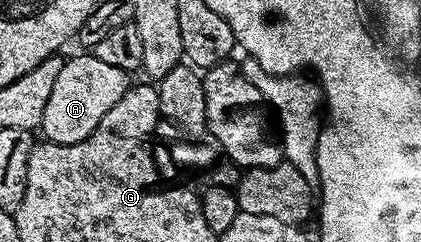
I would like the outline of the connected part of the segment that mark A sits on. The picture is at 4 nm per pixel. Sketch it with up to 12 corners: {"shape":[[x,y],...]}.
{"shape":[[93,55],[70,57],[41,136],[80,143],[132,84]]}

